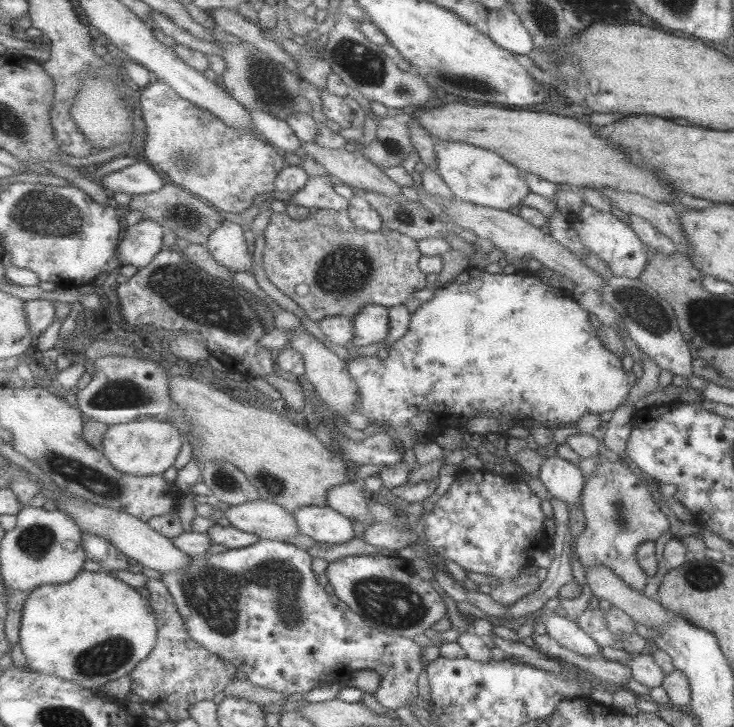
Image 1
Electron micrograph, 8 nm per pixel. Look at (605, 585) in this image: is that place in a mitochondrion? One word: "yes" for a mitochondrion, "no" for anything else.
no

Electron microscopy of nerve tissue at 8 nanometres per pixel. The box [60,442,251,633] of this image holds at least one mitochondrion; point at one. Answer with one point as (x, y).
(224, 479)

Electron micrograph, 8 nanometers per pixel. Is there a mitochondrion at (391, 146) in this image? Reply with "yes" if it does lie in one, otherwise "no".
no

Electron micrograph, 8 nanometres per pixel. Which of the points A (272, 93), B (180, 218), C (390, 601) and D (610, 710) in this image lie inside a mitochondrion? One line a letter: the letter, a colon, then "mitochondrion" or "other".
A: mitochondrion
B: mitochondrion
C: mitochondrion
D: other

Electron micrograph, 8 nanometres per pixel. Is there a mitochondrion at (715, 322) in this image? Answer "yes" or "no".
yes

